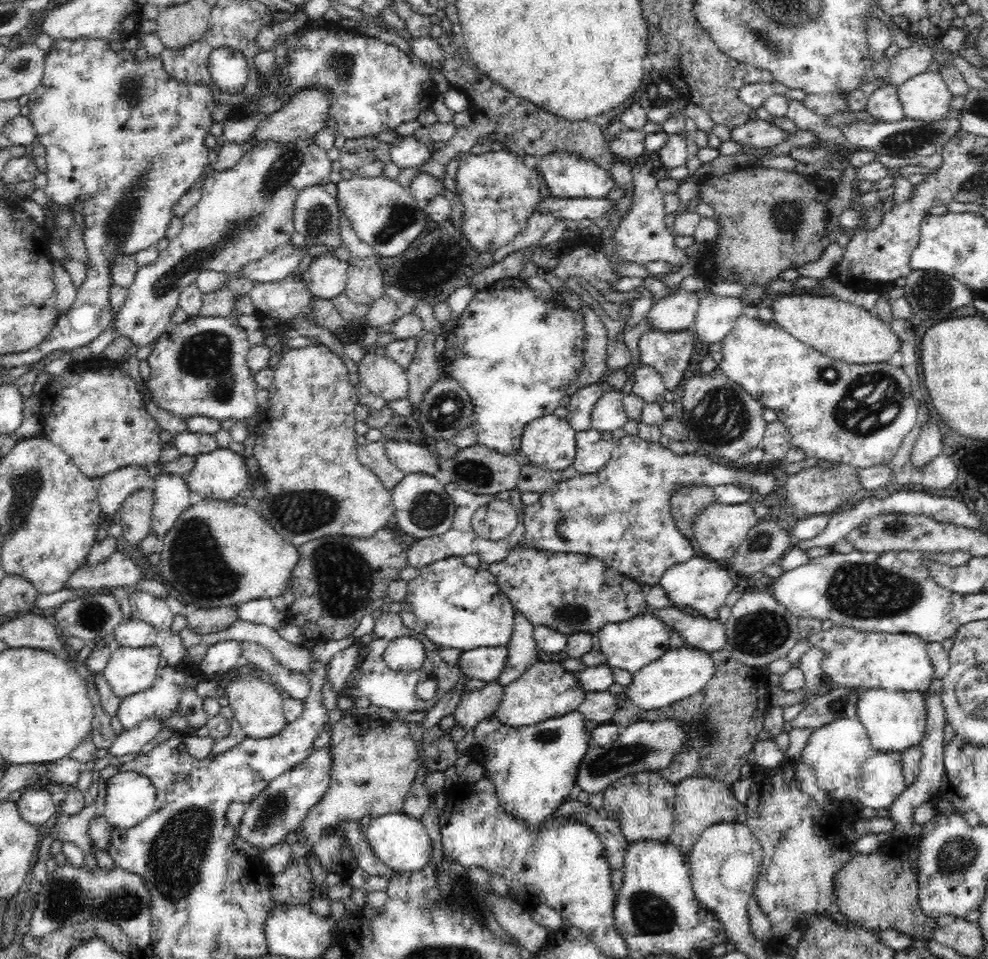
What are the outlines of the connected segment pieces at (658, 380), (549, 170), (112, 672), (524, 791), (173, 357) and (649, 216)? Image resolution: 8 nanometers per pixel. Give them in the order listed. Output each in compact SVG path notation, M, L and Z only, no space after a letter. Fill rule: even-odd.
M644 364L635 370L631 394L640 396L645 403L656 402L660 406L670 396L662 375L655 368Z
M556 152L538 158L538 171L554 198L607 198L612 188L617 186L609 170L570 152Z
M157 645L144 648L121 646L112 652L103 671L113 696L124 700L134 694L149 690L157 678L161 648Z
M573 710L564 716L549 718L530 726L509 728L508 725L500 724L496 716L489 716L475 726L471 761L484 768L483 776L492 781L504 812L510 817L526 821L530 833L537 833L549 818L554 817L559 806L570 797L570 792L577 788L580 762L583 762L592 740L584 725L586 720L581 712Z
M196 315L179 324L169 324L147 357L151 375L146 381L150 400L174 417L189 420L196 416L216 420L245 420L256 414L256 390L260 387L249 372L247 358L250 350L246 331L240 325L230 323L229 317L205 317Z
M634 166L632 168L632 178L634 179L634 196L630 214L618 224L616 228L616 250L618 256L624 260L632 260L638 264L648 264L654 261L670 262L680 267L688 262L688 254L676 246L674 239L676 234L672 228L666 227L664 223L666 210L664 194L658 189L659 179L653 174L652 166Z

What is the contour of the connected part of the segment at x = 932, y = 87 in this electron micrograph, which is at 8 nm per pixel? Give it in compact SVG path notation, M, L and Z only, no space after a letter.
M938 72L913 75L898 85L897 93L907 118L932 122L944 120L950 112L953 94Z

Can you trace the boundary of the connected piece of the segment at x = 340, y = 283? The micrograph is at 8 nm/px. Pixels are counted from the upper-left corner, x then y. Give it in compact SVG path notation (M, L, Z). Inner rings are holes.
M332 252L316 256L304 272L308 290L320 298L333 299L345 292L348 281L348 264L332 255Z

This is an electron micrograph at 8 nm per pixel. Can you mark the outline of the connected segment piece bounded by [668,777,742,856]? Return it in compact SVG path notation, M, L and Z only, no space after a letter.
M688 777L676 783L673 831L668 842L677 846L687 856L694 843L709 826L721 822L736 822L736 810L741 806L732 791L732 785L710 777Z

